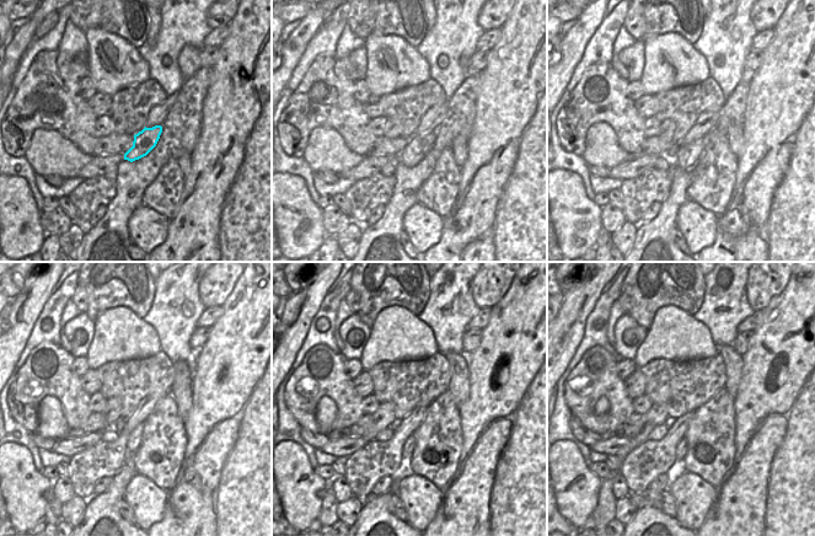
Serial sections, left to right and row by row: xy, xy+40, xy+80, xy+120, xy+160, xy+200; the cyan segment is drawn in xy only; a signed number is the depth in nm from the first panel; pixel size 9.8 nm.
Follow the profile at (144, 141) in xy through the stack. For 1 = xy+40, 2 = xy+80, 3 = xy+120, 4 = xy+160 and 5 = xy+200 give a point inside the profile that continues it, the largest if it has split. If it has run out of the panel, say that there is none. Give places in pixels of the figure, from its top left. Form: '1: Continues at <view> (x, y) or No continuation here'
1: Continues at xy+40 (418, 145)
2: Continues at xy+80 (687, 155)
3: Continues at xy+120 (135, 437)
4: Continues at xy+160 (408, 446)
5: Continues at xy+200 (681, 448).

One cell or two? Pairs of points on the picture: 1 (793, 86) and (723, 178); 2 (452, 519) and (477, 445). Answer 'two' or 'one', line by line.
1: two
2: one

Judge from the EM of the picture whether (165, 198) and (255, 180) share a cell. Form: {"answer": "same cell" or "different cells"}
{"answer": "different cells"}

